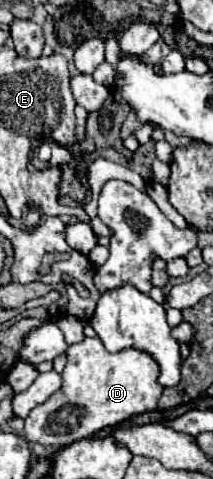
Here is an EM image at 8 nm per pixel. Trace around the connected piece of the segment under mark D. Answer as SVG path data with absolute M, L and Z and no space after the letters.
M98 337L68 347L62 387L24 419L24 439L40 445L66 445L114 427L134 415L154 411L164 387L158 383L158 363L144 351L124 349L110 353Z

